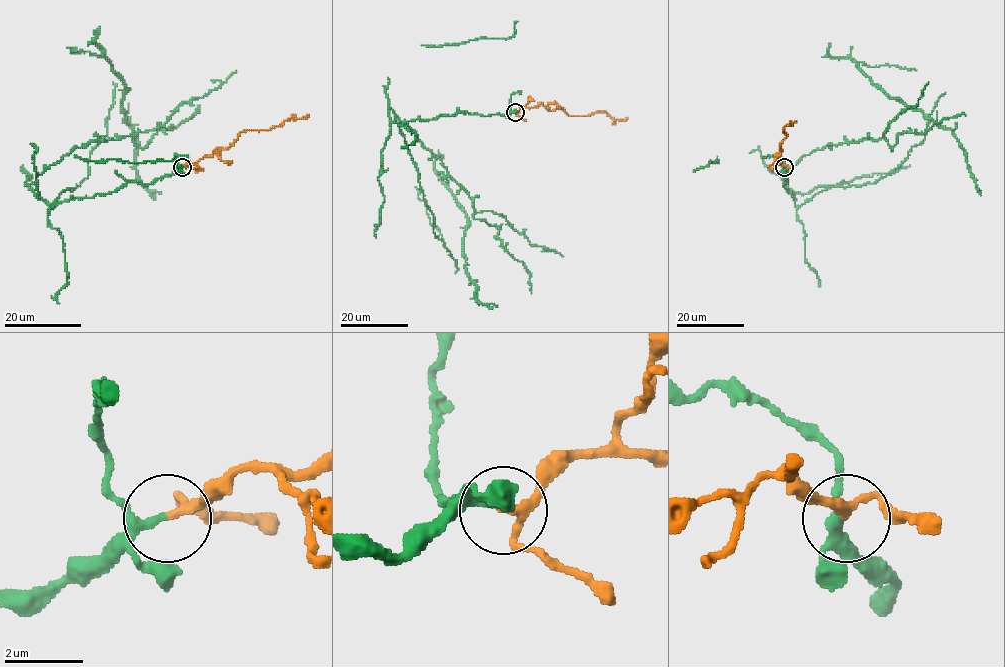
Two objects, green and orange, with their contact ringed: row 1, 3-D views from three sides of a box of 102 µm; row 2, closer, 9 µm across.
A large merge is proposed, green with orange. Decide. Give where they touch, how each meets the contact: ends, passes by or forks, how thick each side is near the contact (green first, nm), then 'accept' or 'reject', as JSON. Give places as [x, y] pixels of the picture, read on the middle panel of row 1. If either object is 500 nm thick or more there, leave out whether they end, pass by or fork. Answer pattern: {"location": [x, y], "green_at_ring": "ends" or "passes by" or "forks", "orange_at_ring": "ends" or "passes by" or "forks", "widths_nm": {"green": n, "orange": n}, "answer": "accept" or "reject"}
{"location": [515, 112], "green_at_ring": "passes by", "orange_at_ring": "passes by", "widths_nm": {"green": 160, "orange": 200}, "answer": "accept"}

